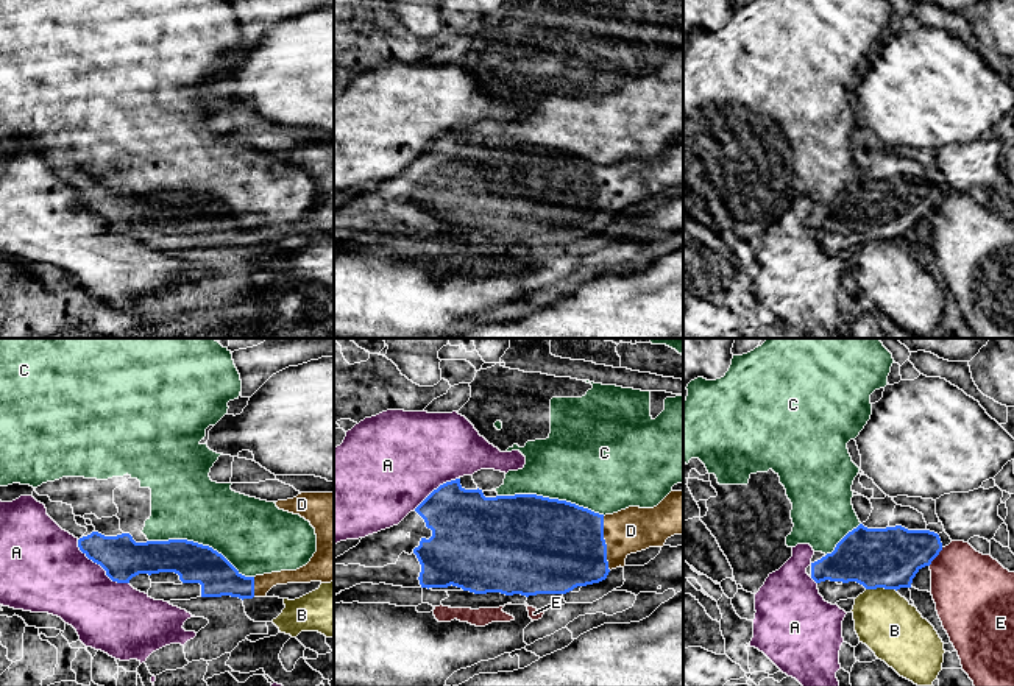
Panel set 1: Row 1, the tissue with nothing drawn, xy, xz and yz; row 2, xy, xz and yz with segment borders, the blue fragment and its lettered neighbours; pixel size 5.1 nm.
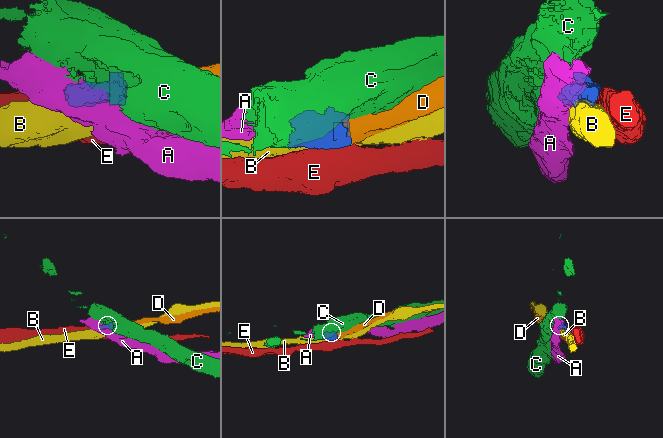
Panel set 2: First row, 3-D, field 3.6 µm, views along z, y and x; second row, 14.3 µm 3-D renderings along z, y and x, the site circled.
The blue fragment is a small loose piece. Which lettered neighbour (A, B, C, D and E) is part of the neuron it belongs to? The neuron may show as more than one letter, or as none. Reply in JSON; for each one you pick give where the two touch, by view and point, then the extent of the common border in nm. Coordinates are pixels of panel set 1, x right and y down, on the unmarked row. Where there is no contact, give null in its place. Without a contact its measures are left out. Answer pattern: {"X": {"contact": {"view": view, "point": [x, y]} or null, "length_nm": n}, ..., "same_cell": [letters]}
{"D": {"contact": {"view": "xz", "point": [604, 194]}, "length_nm": 280}, "same_cell": ["D"]}

